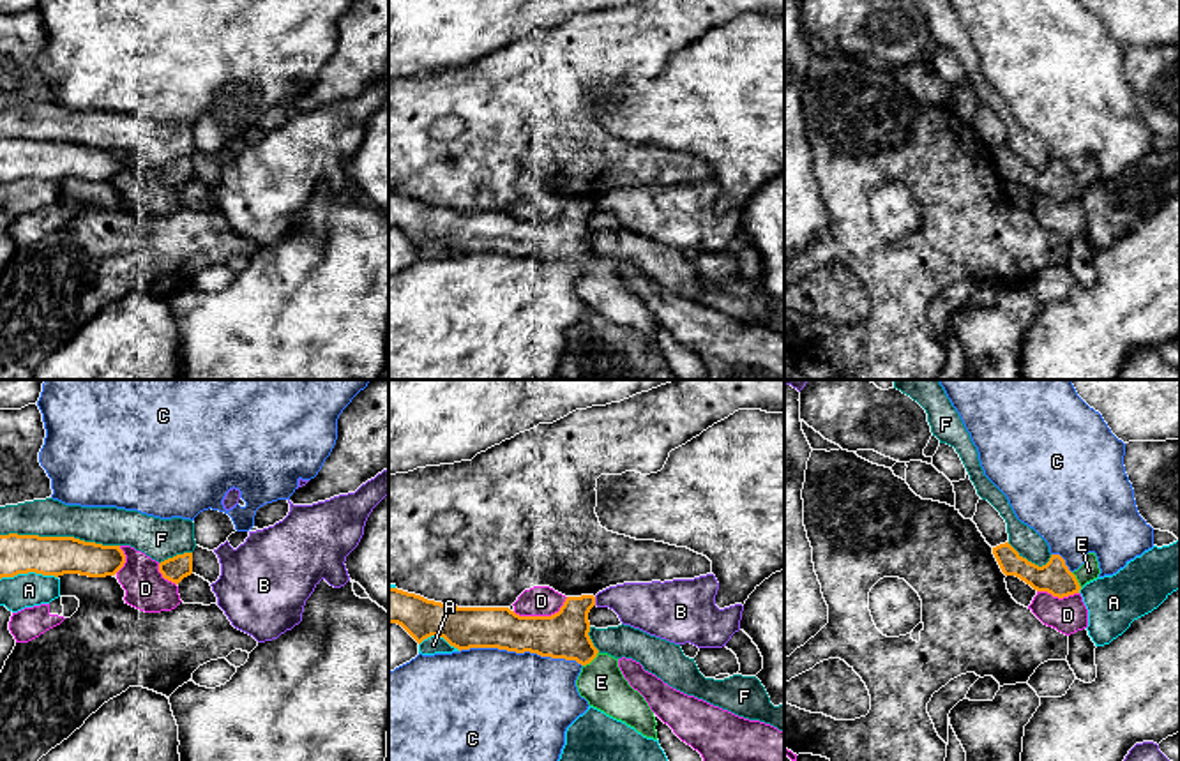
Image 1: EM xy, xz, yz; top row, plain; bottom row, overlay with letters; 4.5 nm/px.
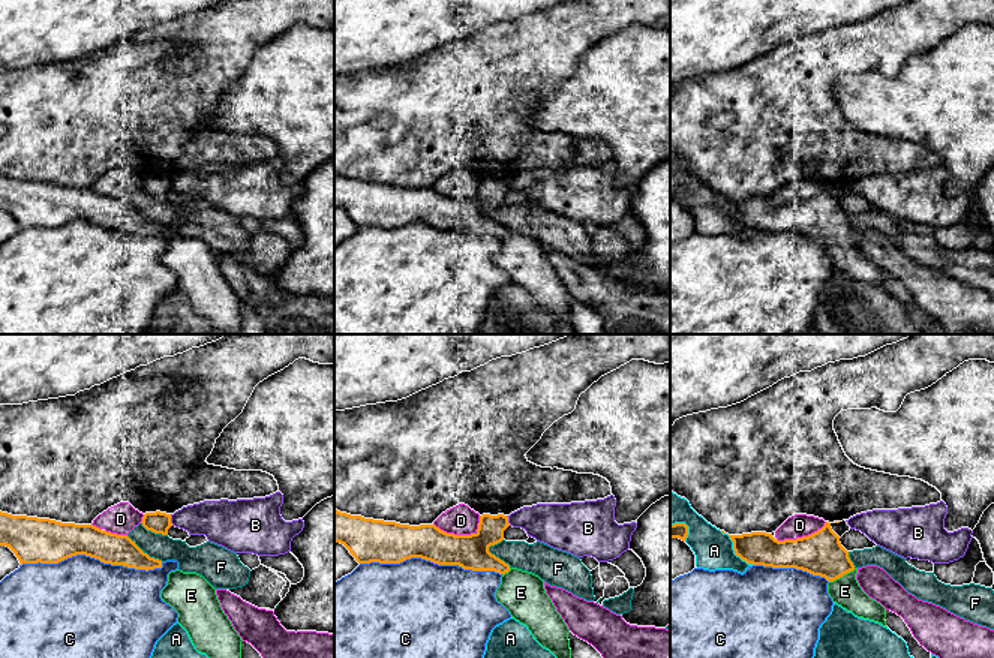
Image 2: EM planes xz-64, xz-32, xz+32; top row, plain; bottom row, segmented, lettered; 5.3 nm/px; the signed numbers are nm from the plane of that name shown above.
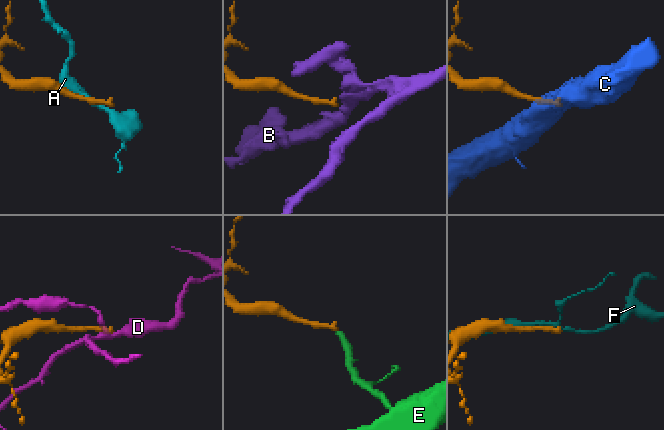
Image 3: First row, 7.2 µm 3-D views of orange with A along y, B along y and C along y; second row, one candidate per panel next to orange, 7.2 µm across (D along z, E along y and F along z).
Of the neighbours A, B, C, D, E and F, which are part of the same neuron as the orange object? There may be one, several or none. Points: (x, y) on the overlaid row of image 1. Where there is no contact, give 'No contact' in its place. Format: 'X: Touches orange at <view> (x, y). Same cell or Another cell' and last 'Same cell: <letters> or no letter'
A: Touches orange at xy (29, 571). Another cell
B: Touches orange at xz (594, 601). Another cell
C: Touches orange at xz (521, 652). Another cell
D: Touches orange at xz (541, 617). Another cell
E: Touches orange at xz (590, 661). Same cell
F: Touches orange at xy (60, 537). Another cell
Same cell: E

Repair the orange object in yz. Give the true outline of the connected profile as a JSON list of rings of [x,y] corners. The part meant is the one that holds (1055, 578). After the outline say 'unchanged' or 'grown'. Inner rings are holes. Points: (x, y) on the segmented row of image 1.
[[[1009,542],[993,547],[993,554],[1005,576],[1016,576],[1037,591],[1048,591],[1063,599],[1099,577],[1101,569],[1095,553],[1088,553],[1085,563],[1070,572],[1060,554],[1051,554],[1042,567],[1023,558]]]; grown

